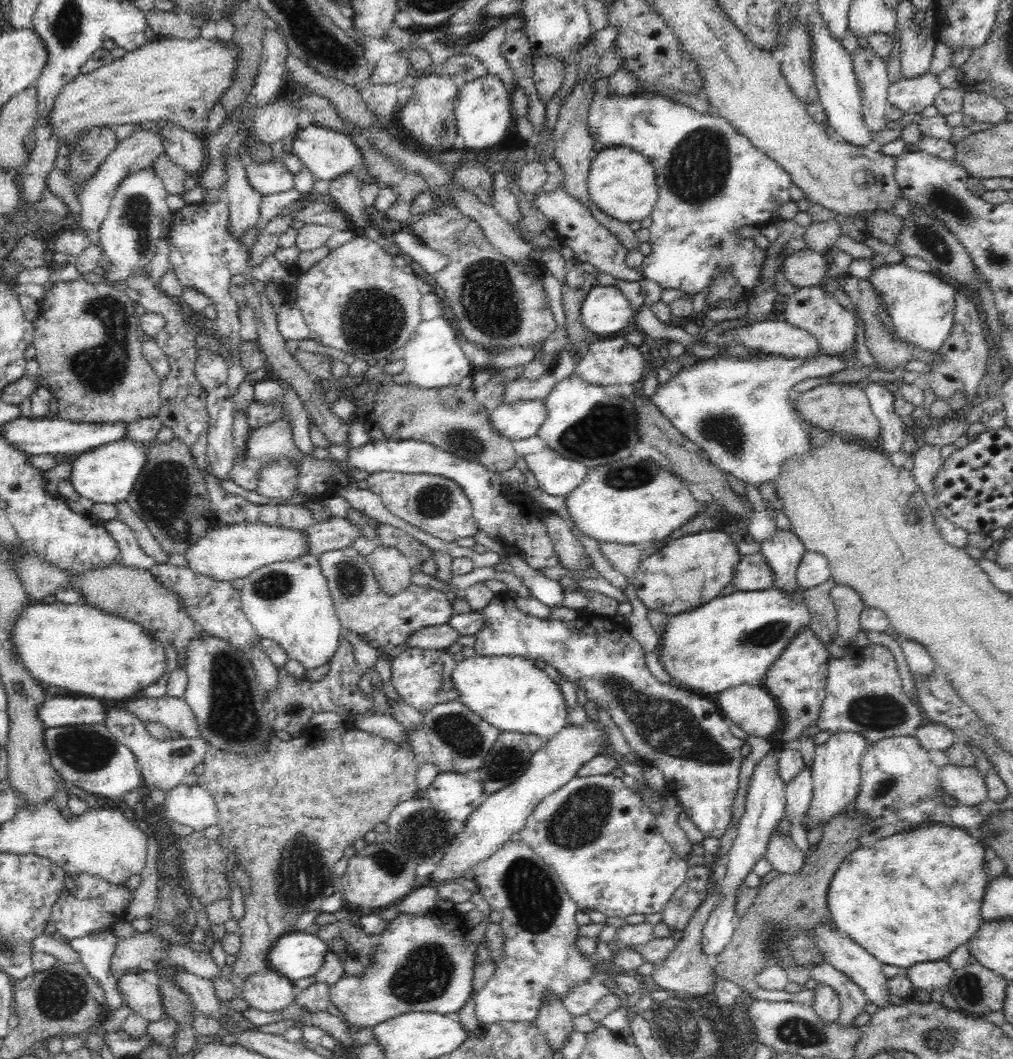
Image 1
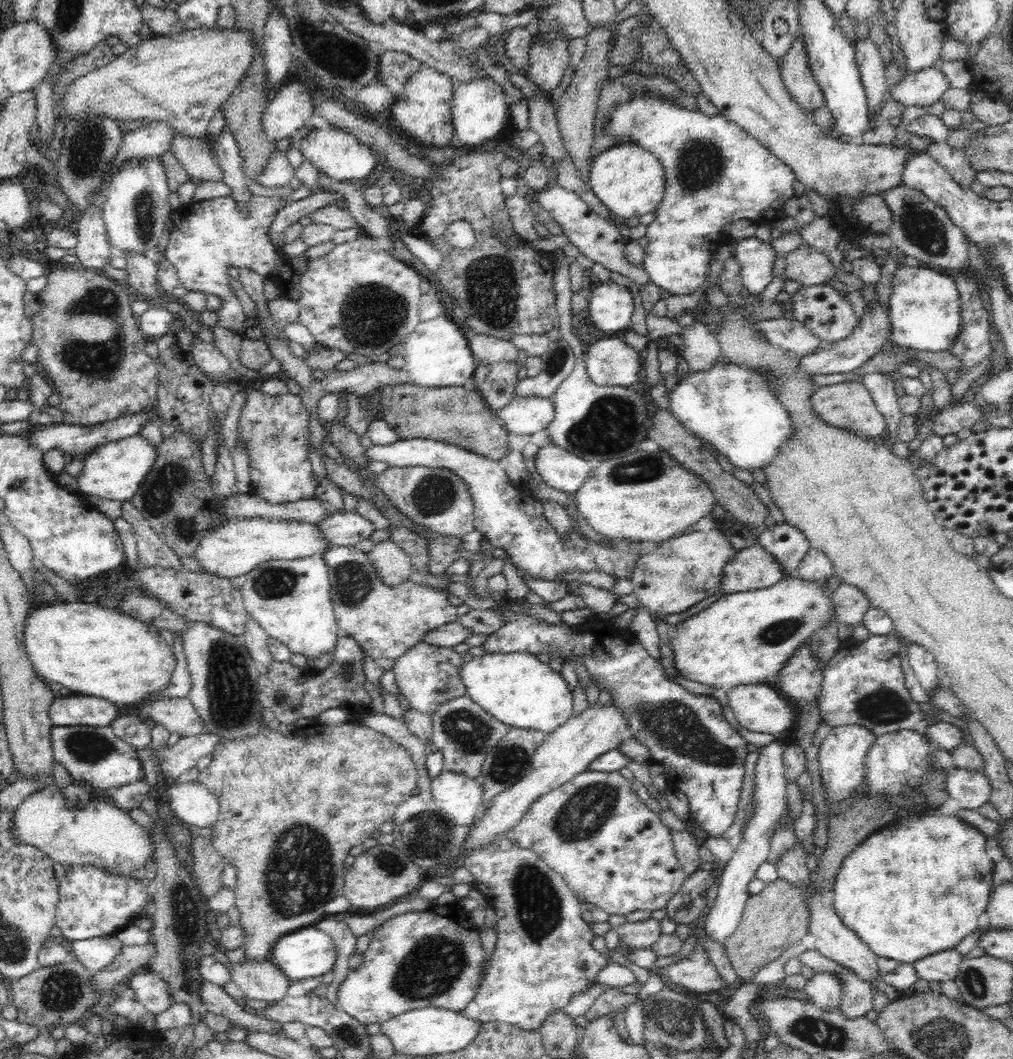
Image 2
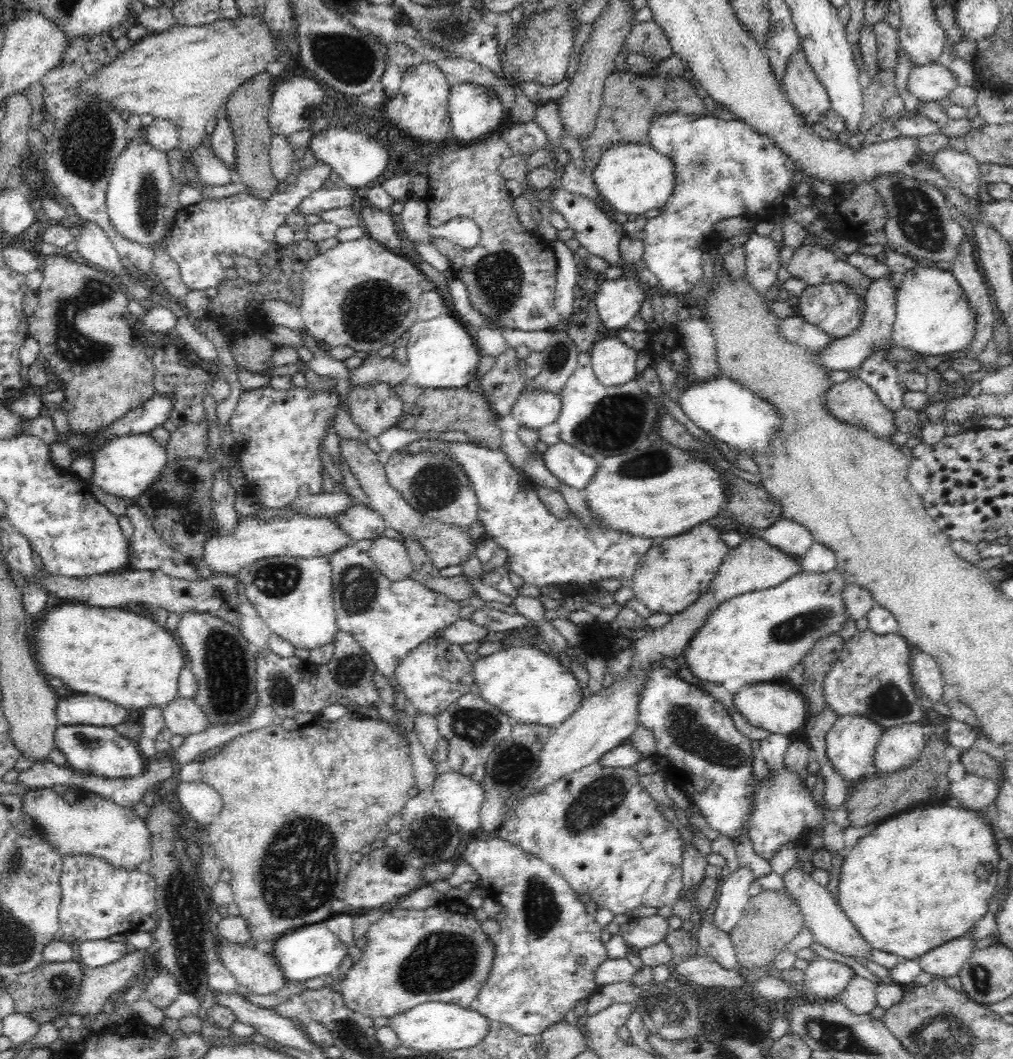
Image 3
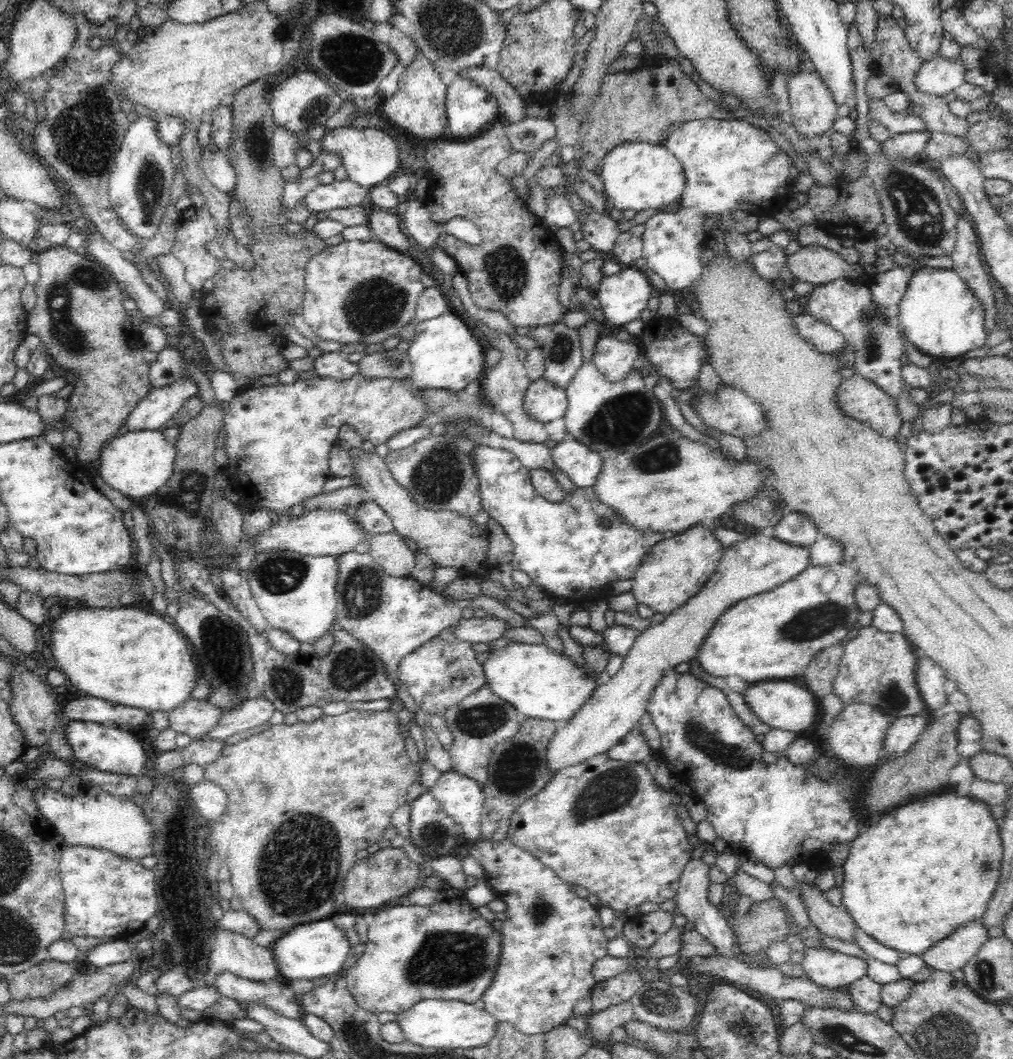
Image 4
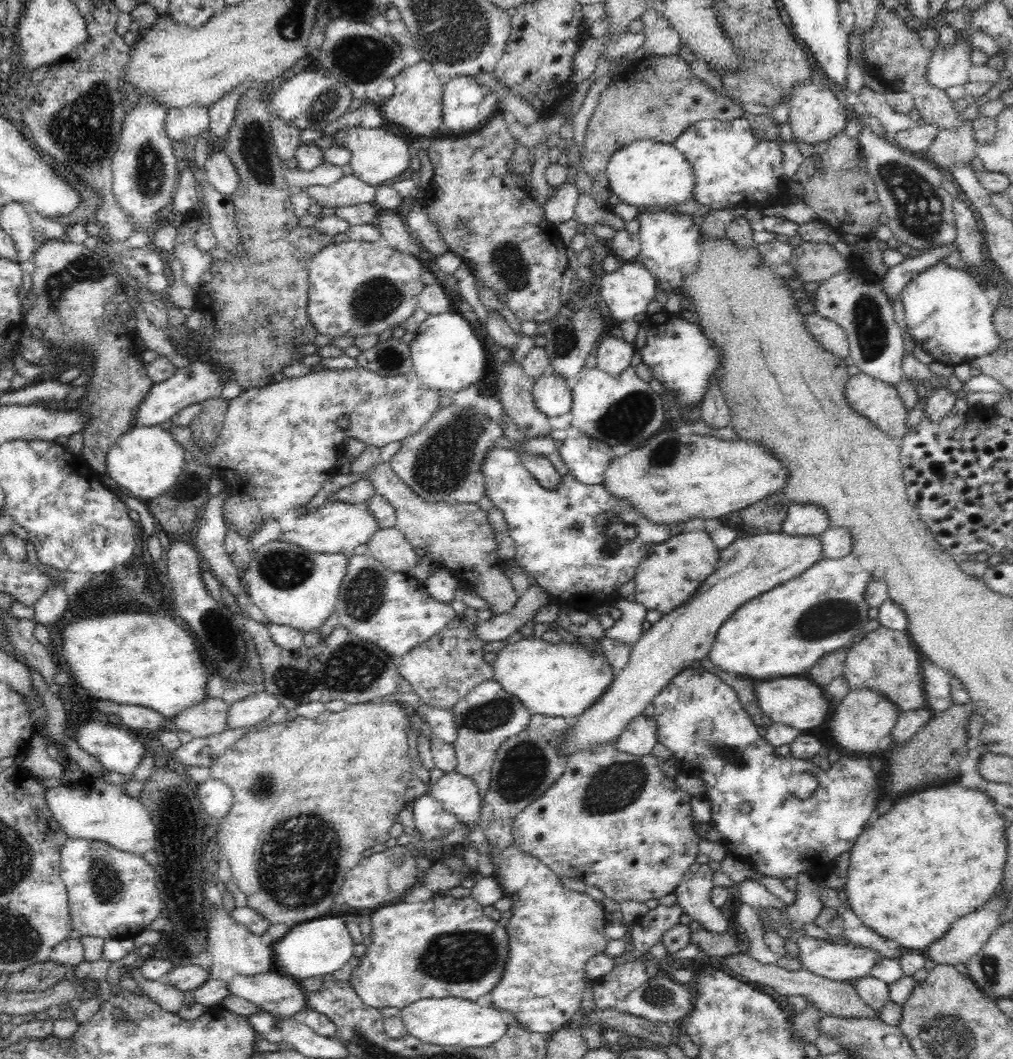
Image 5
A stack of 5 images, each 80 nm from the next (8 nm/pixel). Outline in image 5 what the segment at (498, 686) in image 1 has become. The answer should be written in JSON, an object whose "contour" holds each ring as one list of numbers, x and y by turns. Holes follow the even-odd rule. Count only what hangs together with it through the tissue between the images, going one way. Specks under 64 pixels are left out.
{"contour":[[595,613,589,615,586,624,572,623,569,630,578,638,578,644,550,644,542,639,518,640,504,646,492,662,494,681,502,686,504,693,522,703,530,716,579,717,598,702,608,686,612,686,616,675,612,675,608,659,600,649,604,629,599,625]]}

